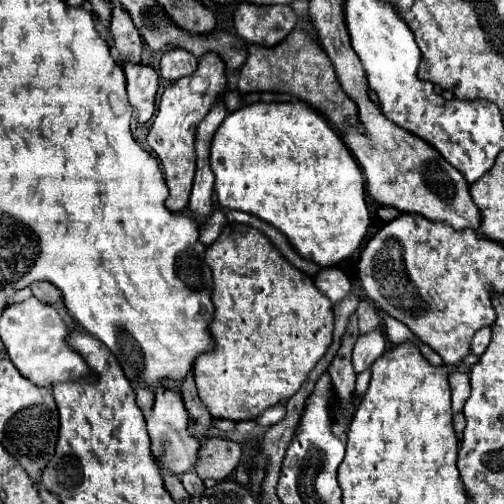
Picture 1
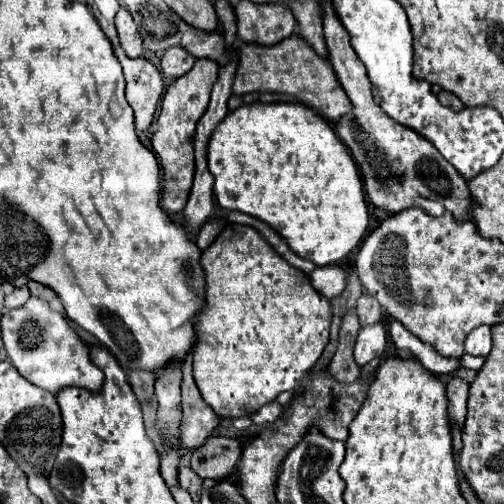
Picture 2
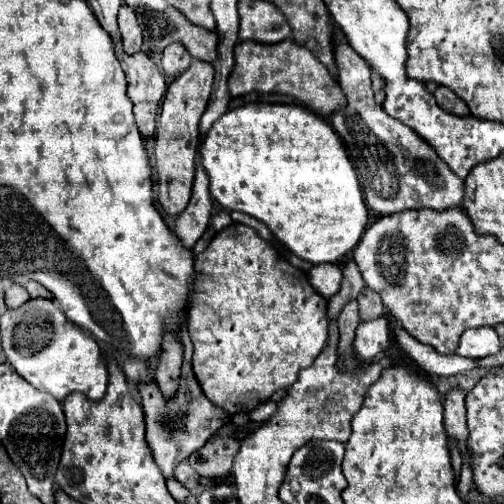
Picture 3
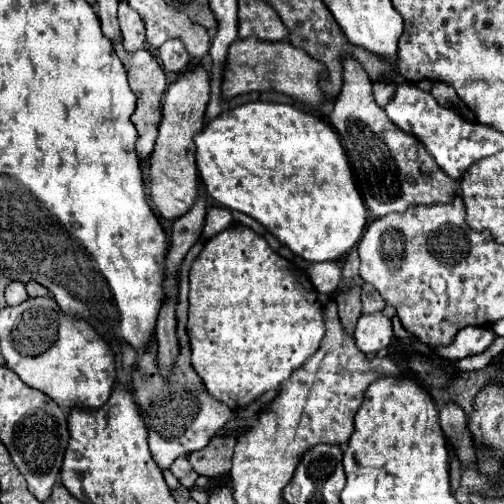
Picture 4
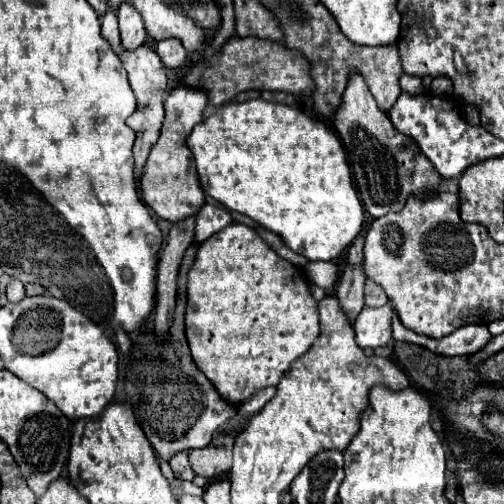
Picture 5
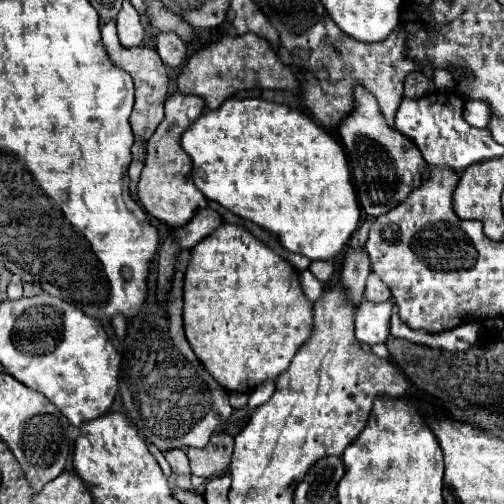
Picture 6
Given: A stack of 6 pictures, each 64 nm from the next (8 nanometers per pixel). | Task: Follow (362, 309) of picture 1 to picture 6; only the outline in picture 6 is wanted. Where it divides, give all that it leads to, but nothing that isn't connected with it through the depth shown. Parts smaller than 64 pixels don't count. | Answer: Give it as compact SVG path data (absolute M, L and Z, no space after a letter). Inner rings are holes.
M370 272L370 276L368 276L364 298L366 298L366 300L372 300L372 302L390 300L390 290L388 290L388 286L386 286L374 272Z

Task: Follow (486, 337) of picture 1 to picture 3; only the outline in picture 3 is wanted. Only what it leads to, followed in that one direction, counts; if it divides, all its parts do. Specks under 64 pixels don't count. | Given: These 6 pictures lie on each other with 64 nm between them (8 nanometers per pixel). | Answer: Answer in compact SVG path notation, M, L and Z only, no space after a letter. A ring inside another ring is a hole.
M472 328L460 336L460 344L454 354L468 358L484 358L496 354L500 348L502 338L496 334L494 328Z

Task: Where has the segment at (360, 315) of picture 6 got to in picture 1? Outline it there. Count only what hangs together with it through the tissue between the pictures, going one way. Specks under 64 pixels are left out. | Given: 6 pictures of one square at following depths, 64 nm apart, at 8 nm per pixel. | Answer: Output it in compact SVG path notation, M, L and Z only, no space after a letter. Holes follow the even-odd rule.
M372 330L366 334L360 334L352 352L352 364L356 372L366 370L376 362L378 356L382 356L386 350L386 338L380 330Z

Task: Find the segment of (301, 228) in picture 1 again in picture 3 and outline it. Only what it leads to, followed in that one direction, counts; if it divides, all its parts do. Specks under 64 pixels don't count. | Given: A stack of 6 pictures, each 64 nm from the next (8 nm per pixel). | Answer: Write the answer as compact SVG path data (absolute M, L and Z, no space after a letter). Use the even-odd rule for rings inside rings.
M252 102L234 110L228 110L224 116L220 116L212 128L204 134L202 142L200 142L200 160L202 166L208 174L208 184L210 184L210 194L226 208L226 210L238 210L244 214L250 214L254 218L258 218L260 222L264 222L270 232L298 258L308 260L312 264L324 264L324 262L338 262L340 258L344 258L348 252L352 252L356 248L356 244L360 242L366 224L368 224L368 208L364 204L364 196L360 192L360 184L356 178L356 170L352 168L352 162L342 146L340 136L334 132L334 128L320 116L316 116L312 110L298 106L298 104L264 104L264 102Z

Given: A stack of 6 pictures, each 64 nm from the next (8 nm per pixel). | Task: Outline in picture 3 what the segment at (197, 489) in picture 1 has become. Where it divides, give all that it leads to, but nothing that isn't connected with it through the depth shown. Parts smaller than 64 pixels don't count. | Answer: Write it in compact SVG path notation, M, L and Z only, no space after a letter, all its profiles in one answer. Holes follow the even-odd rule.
M180 462L180 464L176 466L174 478L176 478L182 486L186 486L188 490L196 490L196 488L198 488L198 480L200 480L200 476L196 476L196 472L190 468L188 462Z

